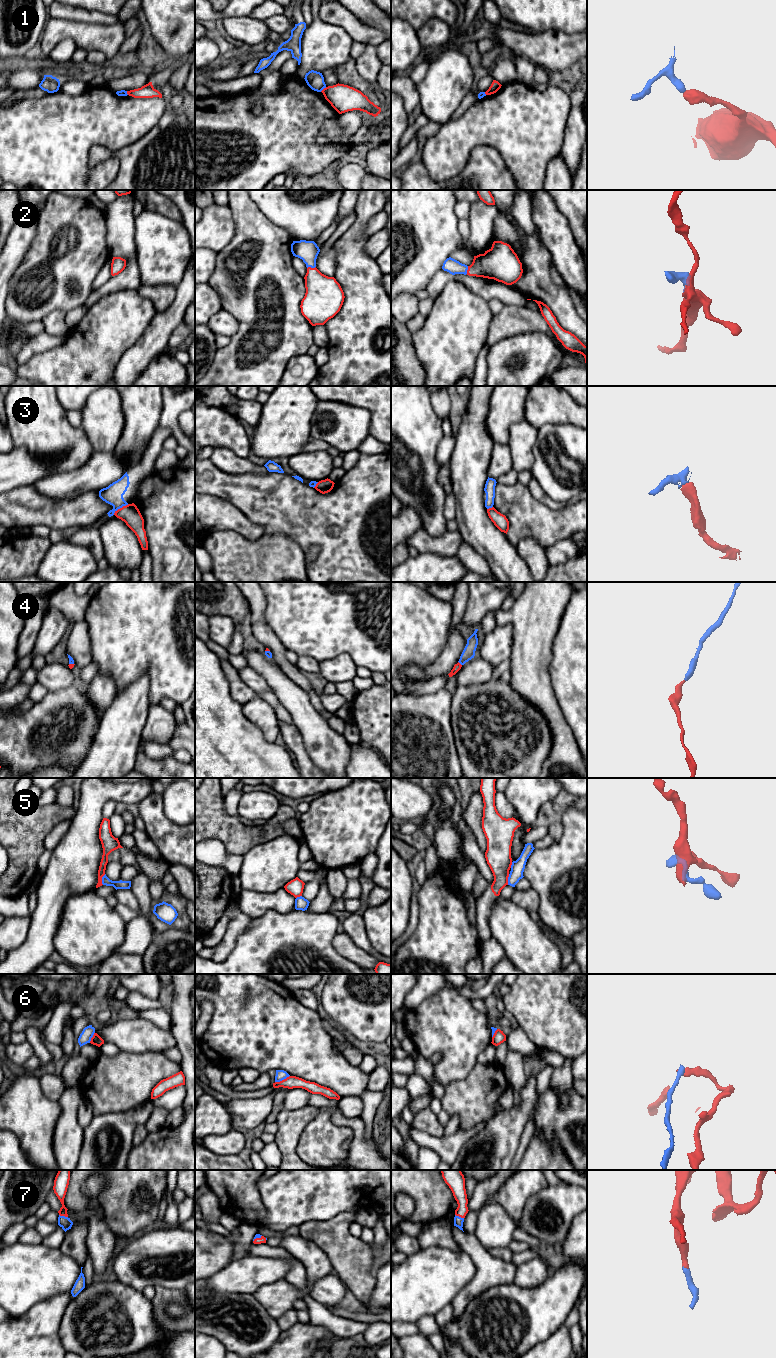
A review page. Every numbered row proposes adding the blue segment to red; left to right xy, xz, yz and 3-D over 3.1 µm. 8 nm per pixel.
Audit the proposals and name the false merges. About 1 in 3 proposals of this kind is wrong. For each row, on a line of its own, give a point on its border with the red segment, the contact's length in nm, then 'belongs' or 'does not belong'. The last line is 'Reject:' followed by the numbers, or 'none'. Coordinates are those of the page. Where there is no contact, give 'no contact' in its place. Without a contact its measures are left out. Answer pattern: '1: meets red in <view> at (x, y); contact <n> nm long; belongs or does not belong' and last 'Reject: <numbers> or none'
1: meets red in xz at (324, 88); contact 70 nm long; does not belong
2: meets red in xz at (310, 267); contact 70 nm long; belongs
3: meets red in xy at (120, 508); contact 150 nm long; does not belong
4: meets red in yz at (459, 663); contact 50 nm long; belongs
5: meets red in xy at (101, 879); contact 90 nm long; does not belong
6: meets red in xz at (282, 1080); contact 130 nm long; does not belong
7: meets red in xy at (63, 1215); contact 80 nm long; belongs
Reject: 1, 3, 5, 6

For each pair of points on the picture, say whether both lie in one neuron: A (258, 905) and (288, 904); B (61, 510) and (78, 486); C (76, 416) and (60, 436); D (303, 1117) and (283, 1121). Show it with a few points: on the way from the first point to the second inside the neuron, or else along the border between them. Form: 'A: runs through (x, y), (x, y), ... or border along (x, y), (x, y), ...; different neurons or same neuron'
A: runs through (265, 904), (281, 904); same neuron
B: border along (93, 491), (84, 491), (72, 497), (47, 497); different neurons
C: border along (65, 411), (67, 421), (71, 425), (79, 427); different neurons
D: runs through (298, 1119), (288, 1121); same neuron

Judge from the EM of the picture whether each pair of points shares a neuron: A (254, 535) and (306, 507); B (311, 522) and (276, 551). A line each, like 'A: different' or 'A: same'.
A: different
B: different

